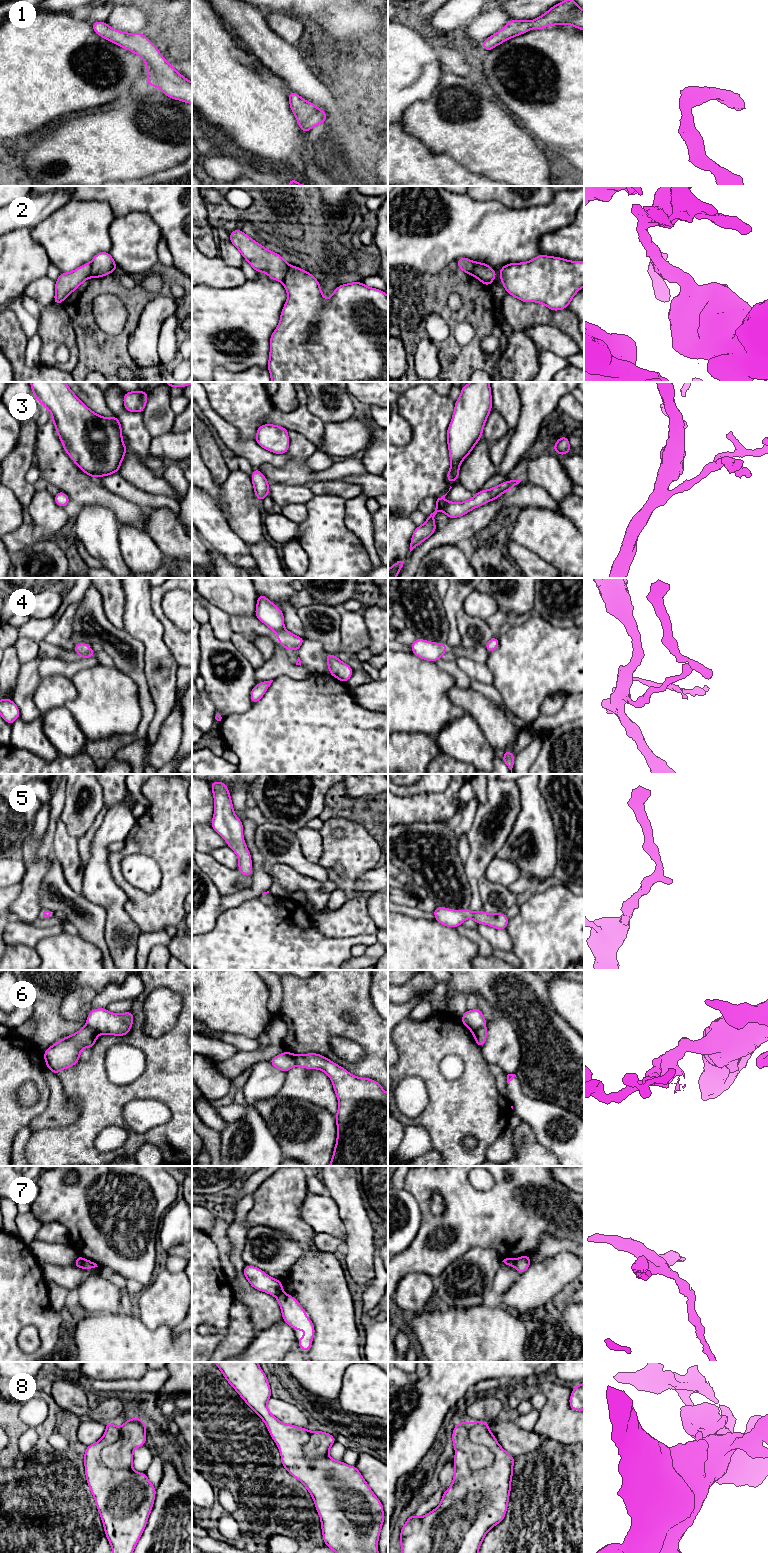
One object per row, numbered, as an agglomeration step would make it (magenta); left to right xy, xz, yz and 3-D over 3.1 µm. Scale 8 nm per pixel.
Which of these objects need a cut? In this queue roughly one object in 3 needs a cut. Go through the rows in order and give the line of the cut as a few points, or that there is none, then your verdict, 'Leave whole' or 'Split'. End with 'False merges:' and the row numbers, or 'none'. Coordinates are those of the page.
1: No split. Leave whole
2: Split along xz (289, 265), (286, 276), (281, 281). Split
3: No split. Leave whole
4: Split along xy (91, 649), (80, 655). Split
5: No split. Leave whole
6: Split along xz (288, 1052), (296, 1065). Split
7: Split along xy (84, 1259), (81, 1267). Split
8: Split along yz (468, 1423), (468, 1437), (485, 1445), (493, 1455), (489, 1466). Split
False merges: 2, 4, 6, 7, 8

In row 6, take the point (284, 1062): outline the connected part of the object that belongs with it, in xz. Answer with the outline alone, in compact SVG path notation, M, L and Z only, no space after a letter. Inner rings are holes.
M285 1051L268 1061L276 1069L287 1072L296 1066L296 1063L288 1051Z

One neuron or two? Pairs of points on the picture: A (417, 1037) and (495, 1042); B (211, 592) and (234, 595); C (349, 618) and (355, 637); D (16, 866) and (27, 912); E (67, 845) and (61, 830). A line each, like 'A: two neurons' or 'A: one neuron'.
A: two neurons
B: one neuron
C: one neuron
D: two neurons
E: one neuron

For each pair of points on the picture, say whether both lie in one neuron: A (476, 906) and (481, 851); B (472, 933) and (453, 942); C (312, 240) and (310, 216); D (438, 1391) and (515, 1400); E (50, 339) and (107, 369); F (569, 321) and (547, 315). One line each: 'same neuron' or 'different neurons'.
A: same neuron
B: different neurons
C: same neuron
D: different neurons
E: different neurons
F: same neuron

